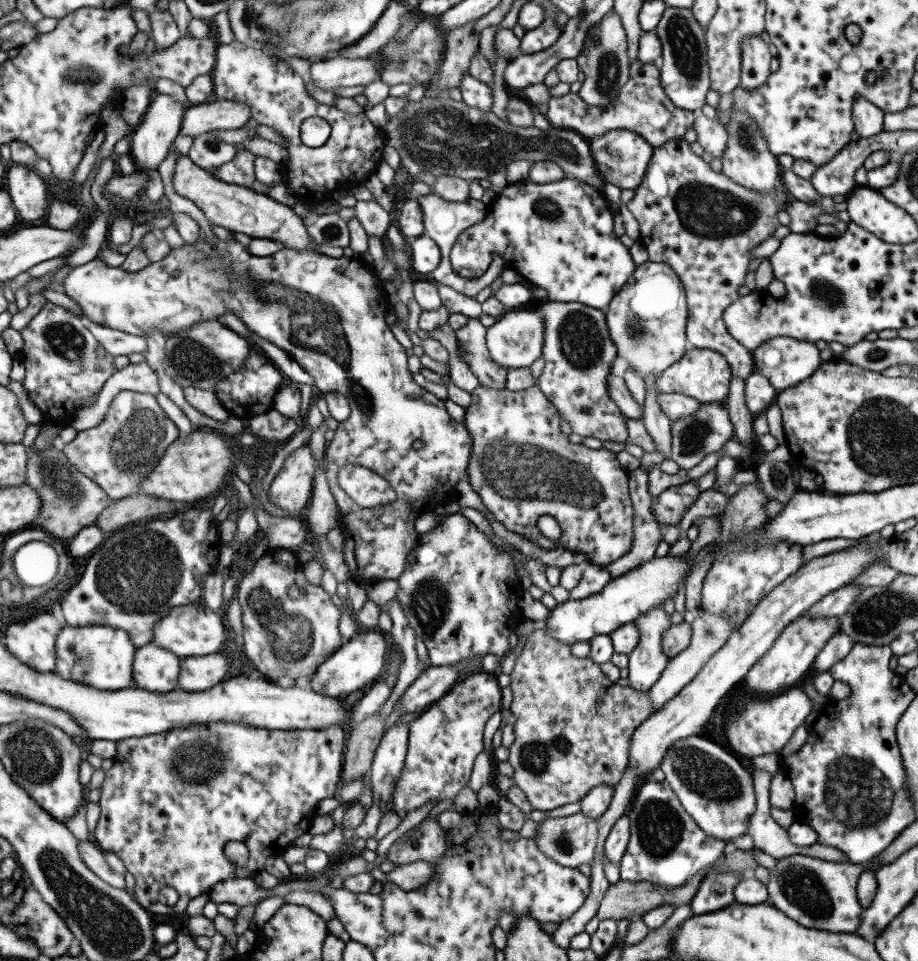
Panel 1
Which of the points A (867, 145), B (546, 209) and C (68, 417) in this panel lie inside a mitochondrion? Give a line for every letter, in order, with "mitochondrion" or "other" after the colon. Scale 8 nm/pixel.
A: other
B: mitochondrion
C: other

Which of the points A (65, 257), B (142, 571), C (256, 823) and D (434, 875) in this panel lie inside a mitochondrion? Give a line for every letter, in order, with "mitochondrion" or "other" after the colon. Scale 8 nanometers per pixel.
A: other
B: mitochondrion
C: other
D: other

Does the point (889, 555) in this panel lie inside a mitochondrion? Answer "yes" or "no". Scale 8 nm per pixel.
no

